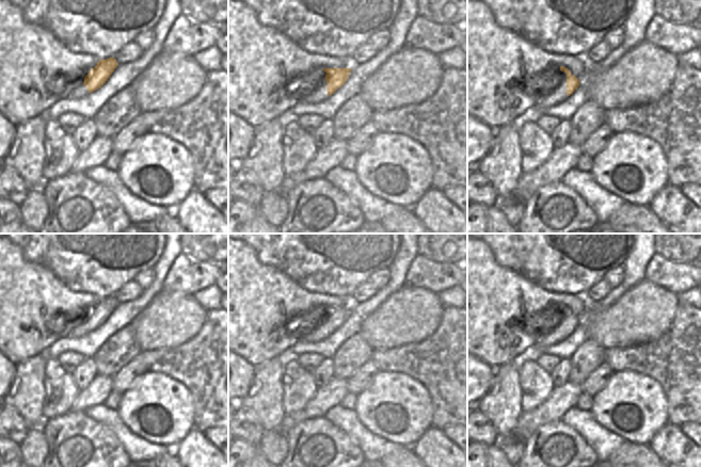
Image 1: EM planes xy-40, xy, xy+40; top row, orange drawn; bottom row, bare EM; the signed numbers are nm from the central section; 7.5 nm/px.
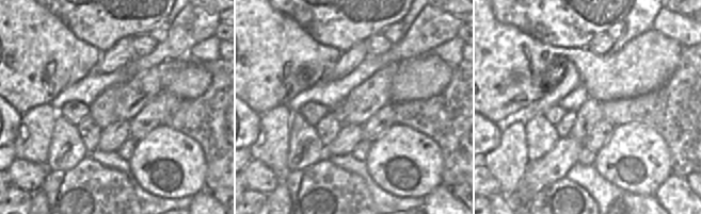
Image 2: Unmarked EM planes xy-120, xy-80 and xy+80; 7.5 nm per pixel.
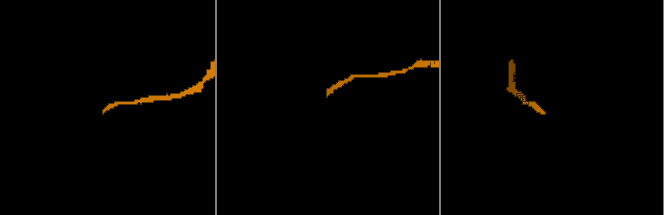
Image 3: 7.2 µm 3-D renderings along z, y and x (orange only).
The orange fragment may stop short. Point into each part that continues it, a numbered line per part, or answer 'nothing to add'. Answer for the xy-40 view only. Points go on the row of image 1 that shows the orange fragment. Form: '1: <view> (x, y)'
1: xy-40 (80, 92)

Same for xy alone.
1: xy (319, 94)

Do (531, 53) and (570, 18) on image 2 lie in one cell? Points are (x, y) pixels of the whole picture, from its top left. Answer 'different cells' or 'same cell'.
different cells

